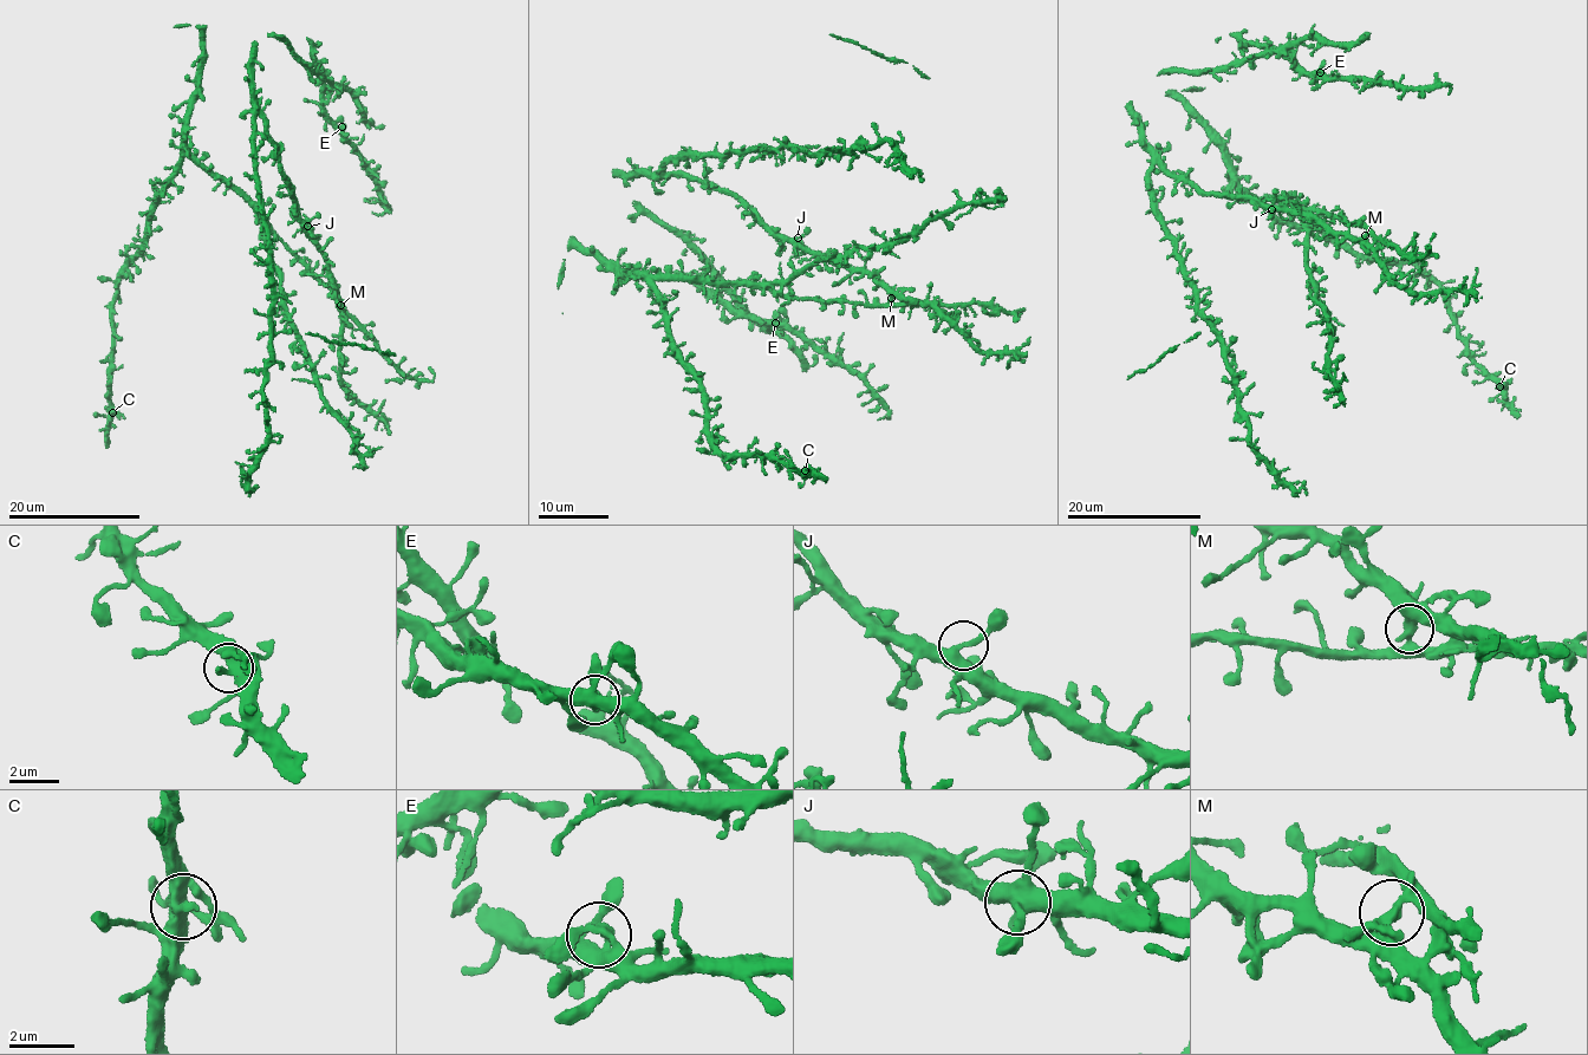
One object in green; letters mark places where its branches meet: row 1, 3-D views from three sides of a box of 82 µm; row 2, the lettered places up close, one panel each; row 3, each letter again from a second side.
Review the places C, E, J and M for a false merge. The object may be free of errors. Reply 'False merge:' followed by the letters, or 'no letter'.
False merge: no letter

